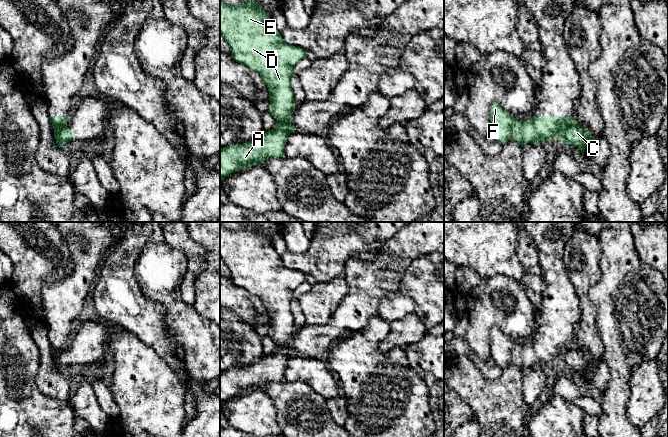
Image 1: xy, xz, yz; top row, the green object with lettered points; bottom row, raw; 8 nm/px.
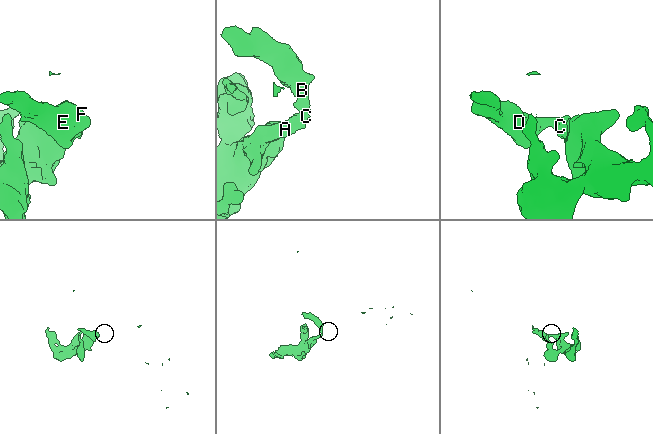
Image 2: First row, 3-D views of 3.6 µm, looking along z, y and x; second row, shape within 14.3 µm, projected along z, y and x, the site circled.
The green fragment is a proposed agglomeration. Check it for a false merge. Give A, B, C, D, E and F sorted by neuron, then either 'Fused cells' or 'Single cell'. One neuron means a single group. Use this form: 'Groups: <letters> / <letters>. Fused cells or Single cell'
Groups: A C / B D E F. Fused cells

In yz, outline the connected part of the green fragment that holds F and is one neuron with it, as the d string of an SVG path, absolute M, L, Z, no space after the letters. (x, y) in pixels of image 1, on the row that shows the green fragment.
M497 102L490 106L490 131L502 146L510 139L524 144L541 144L559 138L562 130L575 121L571 116L533 116L530 120L512 117Z

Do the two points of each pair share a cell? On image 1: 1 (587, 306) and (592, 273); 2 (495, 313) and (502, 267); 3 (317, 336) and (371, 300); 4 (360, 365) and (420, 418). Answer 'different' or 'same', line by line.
1: same
2: different
3: same
4: same

